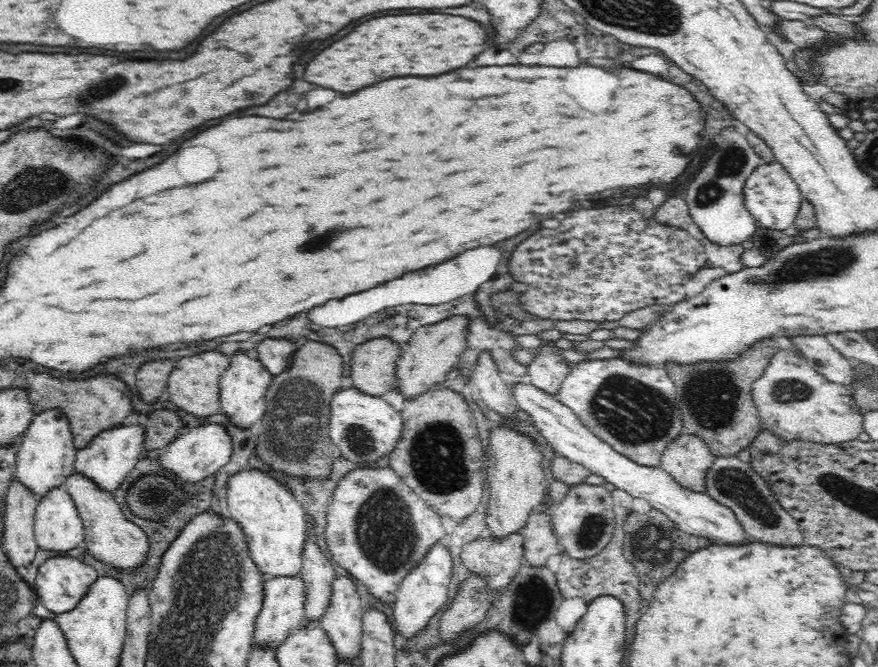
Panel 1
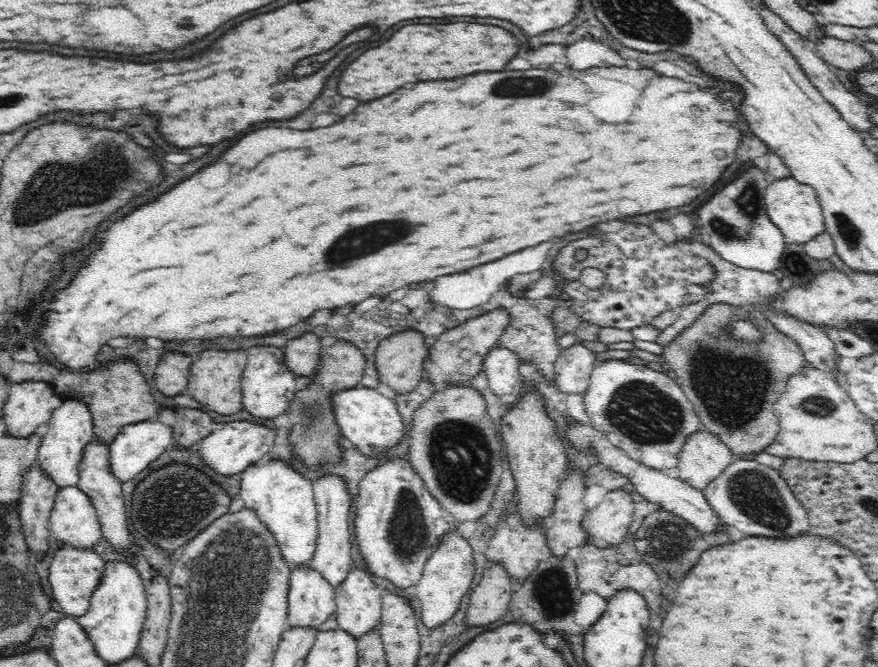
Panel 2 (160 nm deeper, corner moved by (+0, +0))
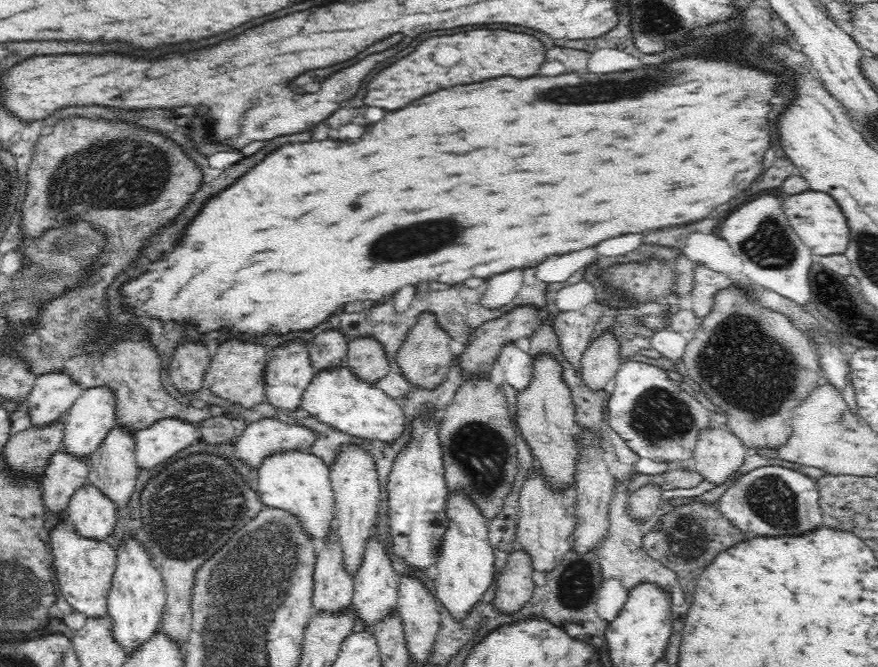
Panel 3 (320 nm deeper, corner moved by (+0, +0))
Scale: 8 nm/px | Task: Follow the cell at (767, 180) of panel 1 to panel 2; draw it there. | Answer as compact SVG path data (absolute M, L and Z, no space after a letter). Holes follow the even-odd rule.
M791 175L767 182L766 188L760 194L760 200L768 220L780 230L786 243L802 244L816 233L825 230L815 193L808 185L798 182Z

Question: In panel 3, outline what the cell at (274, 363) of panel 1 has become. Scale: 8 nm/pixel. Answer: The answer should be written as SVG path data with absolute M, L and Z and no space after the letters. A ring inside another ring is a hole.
M339 328L316 334L305 344L309 363L318 370L342 366L347 342Z

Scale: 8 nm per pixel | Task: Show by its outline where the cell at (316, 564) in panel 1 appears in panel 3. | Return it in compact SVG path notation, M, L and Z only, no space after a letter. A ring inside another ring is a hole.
M344 446L329 466L330 489L334 497L334 516L325 542L337 542L342 553L342 568L346 574L355 574L362 565L366 542L374 533L378 504L382 502L382 484L378 481L371 456L361 448Z

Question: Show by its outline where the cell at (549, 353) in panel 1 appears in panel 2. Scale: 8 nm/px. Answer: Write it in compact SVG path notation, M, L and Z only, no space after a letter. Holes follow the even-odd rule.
M582 343L558 351L552 363L553 375L550 386L566 394L582 394L587 385L591 368L598 360L596 355Z

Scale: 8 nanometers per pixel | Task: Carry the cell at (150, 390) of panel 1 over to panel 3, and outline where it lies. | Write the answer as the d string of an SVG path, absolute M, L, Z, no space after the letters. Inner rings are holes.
M182 342L178 344L168 362L170 384L180 394L194 395L203 386L203 374L211 356L207 347L200 342Z

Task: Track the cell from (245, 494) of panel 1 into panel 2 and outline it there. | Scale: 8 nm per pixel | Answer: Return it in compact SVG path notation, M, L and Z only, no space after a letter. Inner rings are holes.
M266 460L260 464L251 464L242 471L238 496L244 502L244 509L253 513L272 535L282 563L292 568L308 565L316 550L318 532L312 482L288 462Z

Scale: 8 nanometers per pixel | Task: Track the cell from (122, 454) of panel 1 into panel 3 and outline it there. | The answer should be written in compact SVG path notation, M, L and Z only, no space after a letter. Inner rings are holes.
M165 418L135 430L131 439L138 470L150 470L176 452L200 442L195 425L176 418Z

